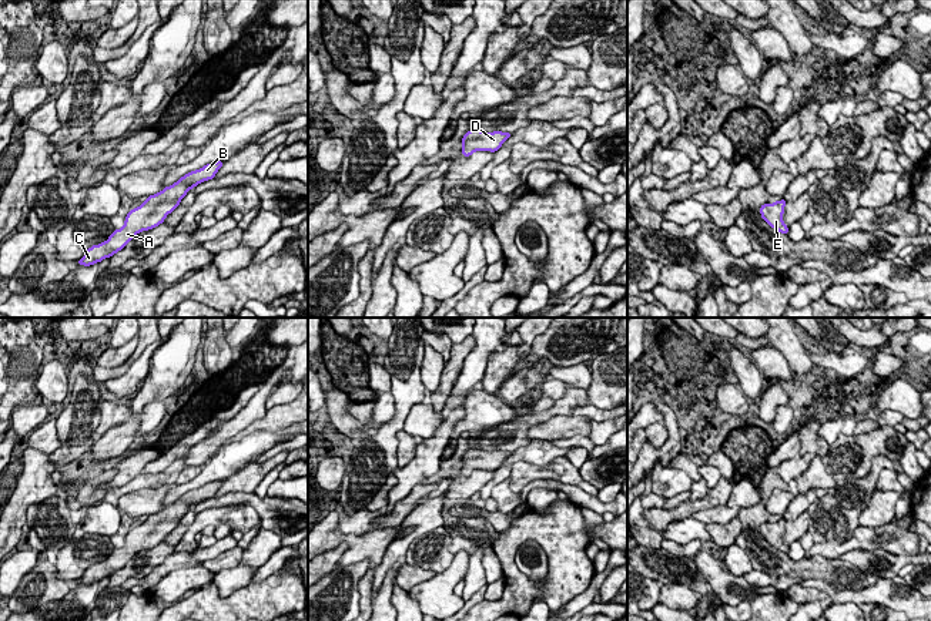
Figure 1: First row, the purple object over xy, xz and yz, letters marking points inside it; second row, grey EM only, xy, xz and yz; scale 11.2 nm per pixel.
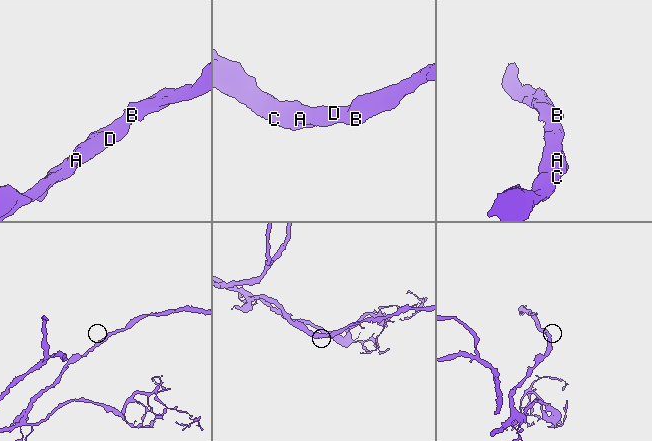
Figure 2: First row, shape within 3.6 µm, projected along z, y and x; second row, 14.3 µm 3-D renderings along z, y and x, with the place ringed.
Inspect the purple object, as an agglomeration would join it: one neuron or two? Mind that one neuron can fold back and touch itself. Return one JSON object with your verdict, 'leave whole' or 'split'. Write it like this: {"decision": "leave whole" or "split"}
{"decision": "leave whole"}

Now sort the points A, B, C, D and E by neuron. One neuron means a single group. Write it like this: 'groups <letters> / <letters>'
groups A B C D E

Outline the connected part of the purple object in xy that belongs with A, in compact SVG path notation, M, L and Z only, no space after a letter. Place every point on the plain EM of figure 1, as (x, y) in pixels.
M224 480L207 483L200 489L185 493L158 513L147 516L143 524L127 533L123 547L114 548L106 561L88 567L77 584L90 585L101 581L121 570L137 553L163 543L167 534L180 526L187 511L198 503L212 499L222 483Z

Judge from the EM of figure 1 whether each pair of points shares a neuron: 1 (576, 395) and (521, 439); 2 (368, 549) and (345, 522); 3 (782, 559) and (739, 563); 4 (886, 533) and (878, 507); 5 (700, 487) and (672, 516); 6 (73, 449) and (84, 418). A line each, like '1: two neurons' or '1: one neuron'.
1: one neuron
2: two neurons
3: two neurons
4: two neurons
5: two neurons
6: one neuron

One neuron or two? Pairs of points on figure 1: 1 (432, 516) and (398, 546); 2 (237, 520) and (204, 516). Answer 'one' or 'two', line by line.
1: one
2: one

